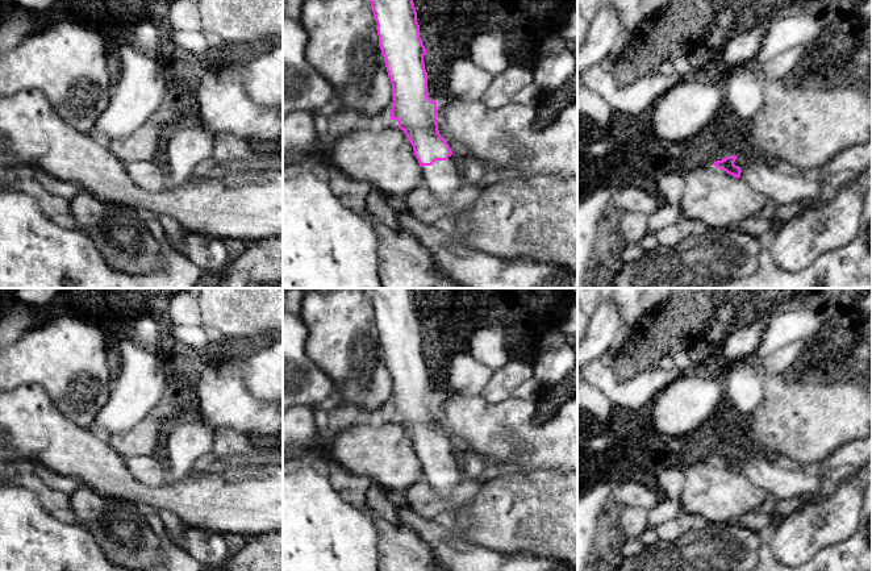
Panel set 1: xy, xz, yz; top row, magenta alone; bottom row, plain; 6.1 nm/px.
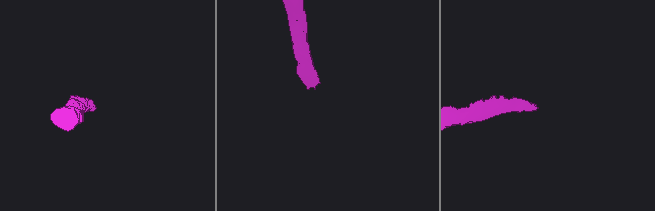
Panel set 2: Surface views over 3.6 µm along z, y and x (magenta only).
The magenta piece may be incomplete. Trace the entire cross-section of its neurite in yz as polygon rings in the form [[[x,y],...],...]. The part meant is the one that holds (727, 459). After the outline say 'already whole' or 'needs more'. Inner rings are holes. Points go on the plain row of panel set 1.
[[[734,450],[717,455],[713,459],[742,474],[777,500],[808,496],[809,501],[815,501],[822,497],[821,479],[815,468],[800,467],[792,471],[780,467],[771,455],[737,453]]] | needs more

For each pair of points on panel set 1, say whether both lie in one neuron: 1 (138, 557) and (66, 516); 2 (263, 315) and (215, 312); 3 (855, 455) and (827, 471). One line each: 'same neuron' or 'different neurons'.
1: different neurons
2: same neuron
3: same neuron

